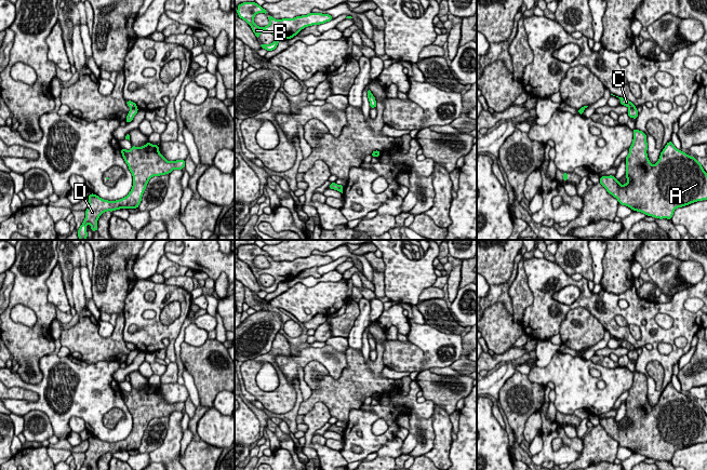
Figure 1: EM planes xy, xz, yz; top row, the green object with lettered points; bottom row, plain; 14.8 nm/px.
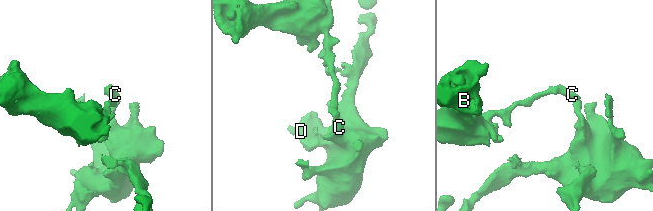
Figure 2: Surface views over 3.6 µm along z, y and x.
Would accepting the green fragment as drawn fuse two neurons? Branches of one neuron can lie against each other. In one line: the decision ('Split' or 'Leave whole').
Split

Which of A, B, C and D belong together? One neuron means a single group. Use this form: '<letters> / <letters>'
A D / B C

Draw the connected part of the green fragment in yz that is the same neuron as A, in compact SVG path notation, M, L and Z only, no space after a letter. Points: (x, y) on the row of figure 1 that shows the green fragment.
M633 129L633 139L626 157L627 183L619 184L615 176L602 176L599 183L606 191L618 200L618 203L655 218L671 219L677 207L707 200L707 173L702 164L685 152L678 150L672 142L668 142L656 164L651 164L648 158L646 135Z

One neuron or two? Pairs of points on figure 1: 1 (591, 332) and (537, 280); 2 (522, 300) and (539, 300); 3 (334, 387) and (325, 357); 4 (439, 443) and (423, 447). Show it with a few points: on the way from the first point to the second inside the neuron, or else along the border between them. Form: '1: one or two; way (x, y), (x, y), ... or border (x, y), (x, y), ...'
1: two; border (595, 317), (583, 308), (573, 308), (558, 333)
2: two; border (527, 276), (532, 303), (525, 309), (521, 323)
3: two; border (345, 354), (347, 366), (335, 379)
4: two; border (432, 419), (434, 445), (423, 454)

